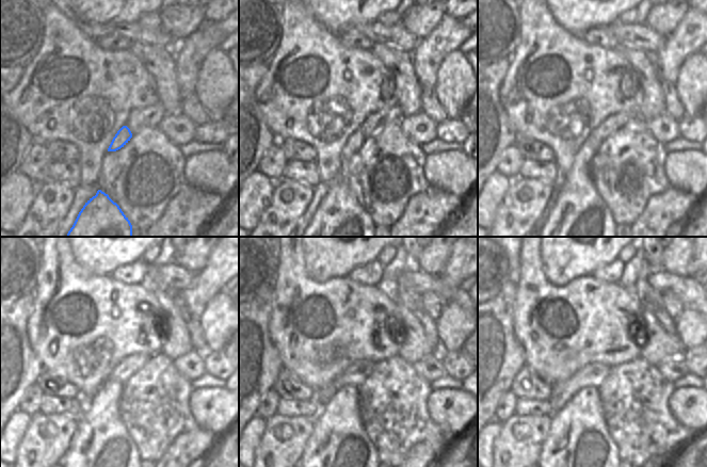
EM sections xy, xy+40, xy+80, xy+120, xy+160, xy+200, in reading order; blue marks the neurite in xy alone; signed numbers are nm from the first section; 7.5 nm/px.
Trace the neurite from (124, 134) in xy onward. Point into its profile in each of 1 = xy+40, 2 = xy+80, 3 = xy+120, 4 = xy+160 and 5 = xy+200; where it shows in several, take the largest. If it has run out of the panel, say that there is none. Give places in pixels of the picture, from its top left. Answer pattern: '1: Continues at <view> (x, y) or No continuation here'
1: Continues at xy+40 (355, 142)
2: Continues at xy+80 (579, 214)
3: Continues at xy+120 (101, 453)
4: Continues at xy+160 (338, 453)
5: Continues at xy+200 (578, 453)

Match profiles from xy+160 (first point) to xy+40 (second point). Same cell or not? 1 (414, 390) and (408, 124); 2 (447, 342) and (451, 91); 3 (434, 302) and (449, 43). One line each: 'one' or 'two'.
1: two
2: one
3: one

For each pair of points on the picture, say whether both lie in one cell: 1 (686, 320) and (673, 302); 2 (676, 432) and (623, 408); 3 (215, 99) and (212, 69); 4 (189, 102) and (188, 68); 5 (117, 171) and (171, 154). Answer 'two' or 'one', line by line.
1: two
2: one
3: one
4: two
5: one

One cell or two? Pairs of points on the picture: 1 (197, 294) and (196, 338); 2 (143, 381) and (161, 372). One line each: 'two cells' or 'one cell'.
1: two cells
2: one cell

